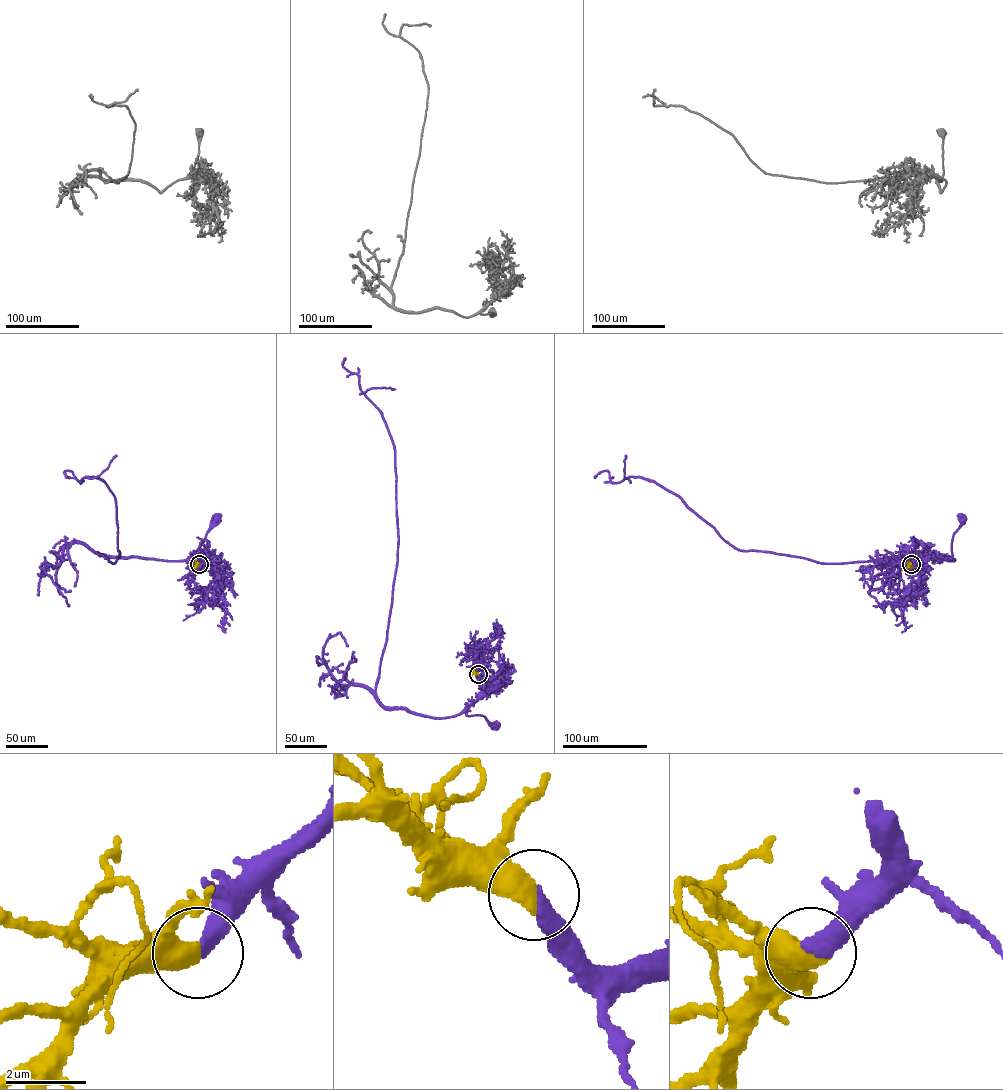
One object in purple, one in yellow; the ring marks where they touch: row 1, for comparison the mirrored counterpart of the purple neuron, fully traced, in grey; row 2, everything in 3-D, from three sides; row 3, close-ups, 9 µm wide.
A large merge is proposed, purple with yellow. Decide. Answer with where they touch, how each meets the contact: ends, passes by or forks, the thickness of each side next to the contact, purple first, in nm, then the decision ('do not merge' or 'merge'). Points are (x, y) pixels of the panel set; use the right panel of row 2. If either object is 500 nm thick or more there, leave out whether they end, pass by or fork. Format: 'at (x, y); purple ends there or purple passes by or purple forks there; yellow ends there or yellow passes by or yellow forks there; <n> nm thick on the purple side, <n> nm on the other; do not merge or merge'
at (911, 564); 400 nm thick on the purple side, 600 nm on the other; merge

